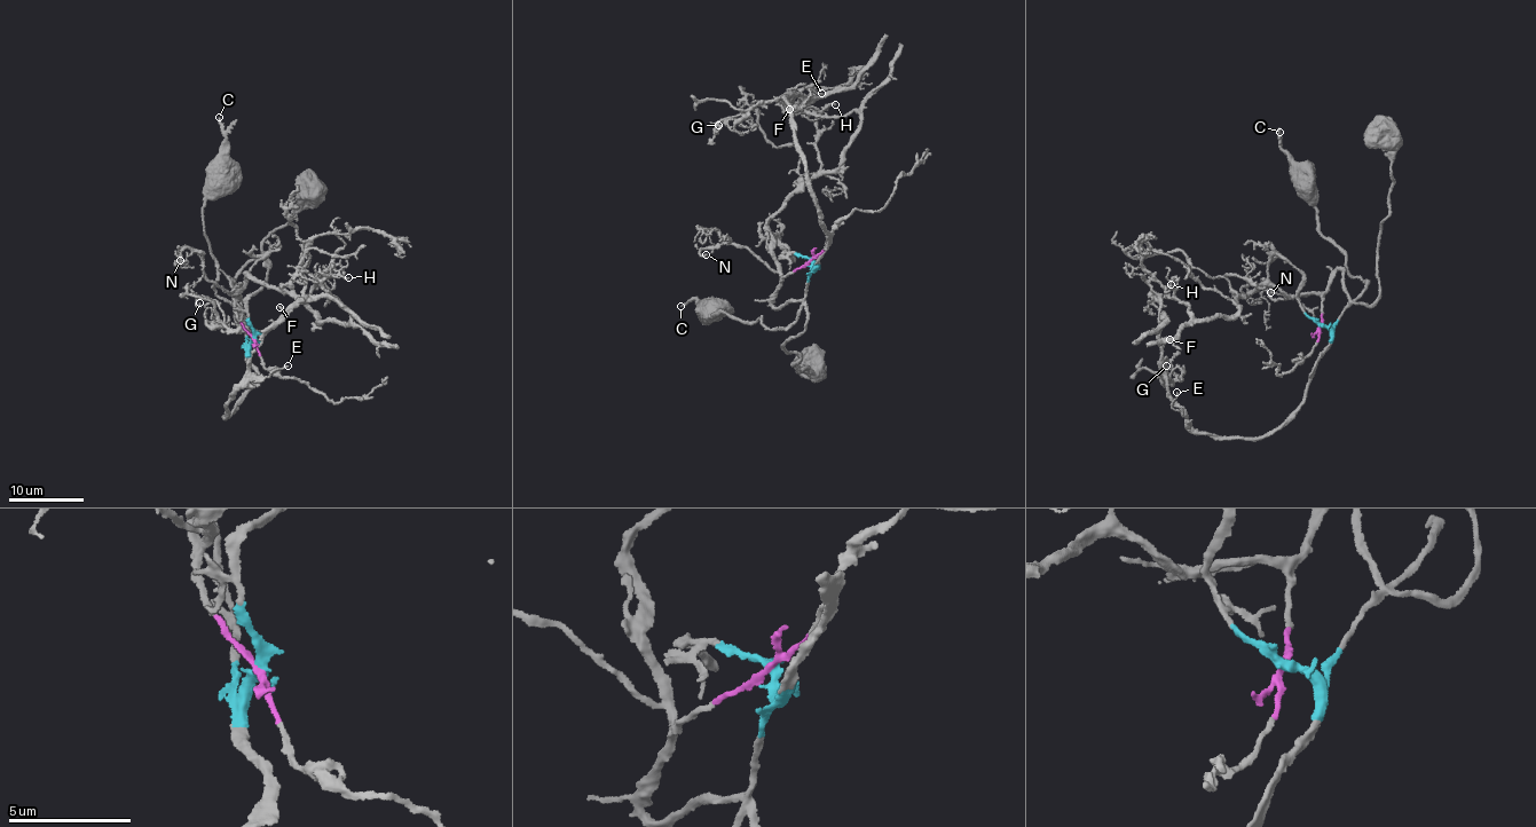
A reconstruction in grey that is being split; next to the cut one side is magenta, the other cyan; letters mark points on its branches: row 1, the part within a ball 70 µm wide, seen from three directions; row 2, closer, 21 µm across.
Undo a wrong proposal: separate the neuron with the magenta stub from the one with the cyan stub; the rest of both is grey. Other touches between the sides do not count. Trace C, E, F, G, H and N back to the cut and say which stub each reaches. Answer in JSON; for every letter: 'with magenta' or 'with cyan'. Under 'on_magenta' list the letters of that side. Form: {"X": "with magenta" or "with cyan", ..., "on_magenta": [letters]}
{"C": "with cyan", "E": "with cyan", "F": "with cyan", "G": "with cyan", "H": "with magenta", "N": "with magenta", "on_magenta": ["H", "N"]}

